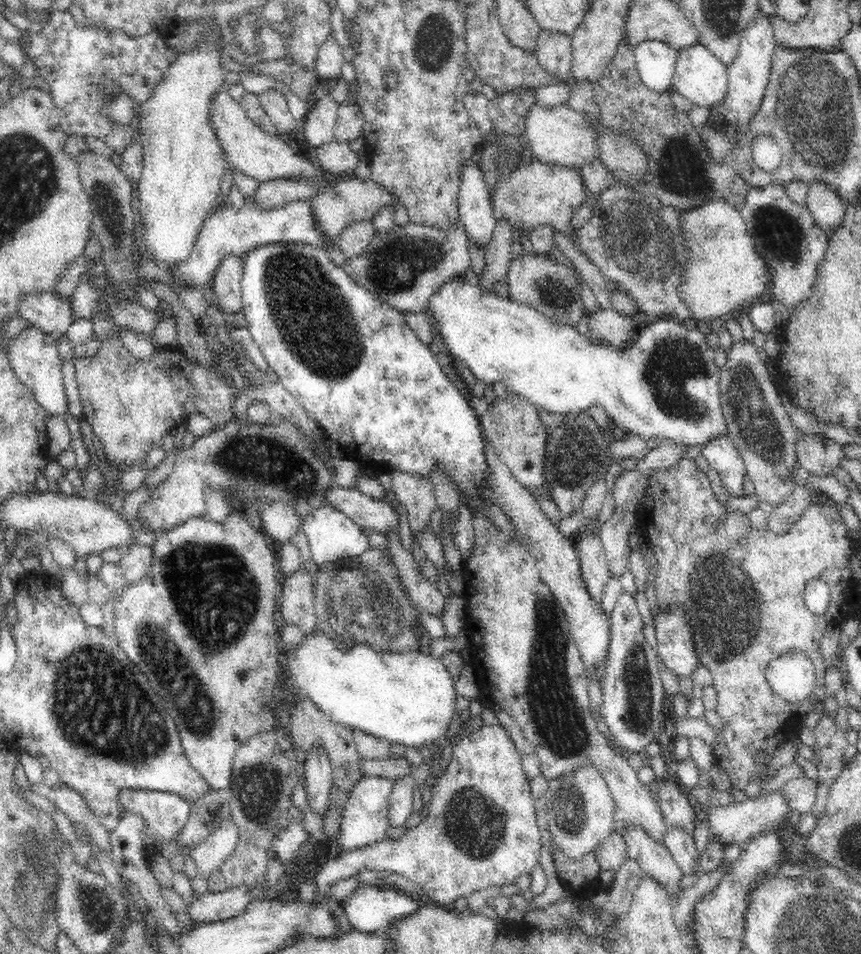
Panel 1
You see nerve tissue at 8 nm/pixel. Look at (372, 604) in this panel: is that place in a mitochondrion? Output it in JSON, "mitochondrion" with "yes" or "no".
{"mitochondrion":"yes"}

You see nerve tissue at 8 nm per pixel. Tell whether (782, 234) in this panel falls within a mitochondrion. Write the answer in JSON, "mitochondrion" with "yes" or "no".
{"mitochondrion":"yes"}

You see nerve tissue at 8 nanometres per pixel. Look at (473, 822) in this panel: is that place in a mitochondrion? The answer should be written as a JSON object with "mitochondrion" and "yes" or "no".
{"mitochondrion":"yes"}

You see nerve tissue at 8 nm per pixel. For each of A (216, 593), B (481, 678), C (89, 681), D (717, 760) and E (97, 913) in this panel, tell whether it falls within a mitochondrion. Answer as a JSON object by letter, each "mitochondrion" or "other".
{"A":"mitochondrion","B":"other","C":"mitochondrion","D":"other","E":"mitochondrion"}

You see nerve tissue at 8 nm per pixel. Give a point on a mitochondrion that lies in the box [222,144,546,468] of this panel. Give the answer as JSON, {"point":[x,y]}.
{"point":[312,316]}

